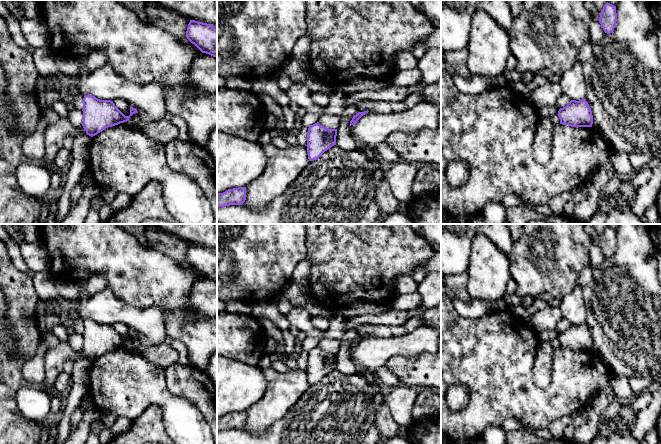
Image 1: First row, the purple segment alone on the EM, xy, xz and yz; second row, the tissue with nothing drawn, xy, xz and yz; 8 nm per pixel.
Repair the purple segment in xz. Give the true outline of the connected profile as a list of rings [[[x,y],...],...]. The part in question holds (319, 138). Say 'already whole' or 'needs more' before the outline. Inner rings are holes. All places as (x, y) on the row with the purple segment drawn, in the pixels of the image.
already whole; [[[318,122],[307,132],[307,152],[309,161],[317,160],[325,151],[336,145],[337,129],[329,129]]]

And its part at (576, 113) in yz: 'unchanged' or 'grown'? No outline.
unchanged

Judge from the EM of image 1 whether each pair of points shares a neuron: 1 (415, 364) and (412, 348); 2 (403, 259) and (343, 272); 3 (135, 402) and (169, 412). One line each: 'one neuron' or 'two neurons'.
1: two neurons
2: one neuron
3: one neuron

